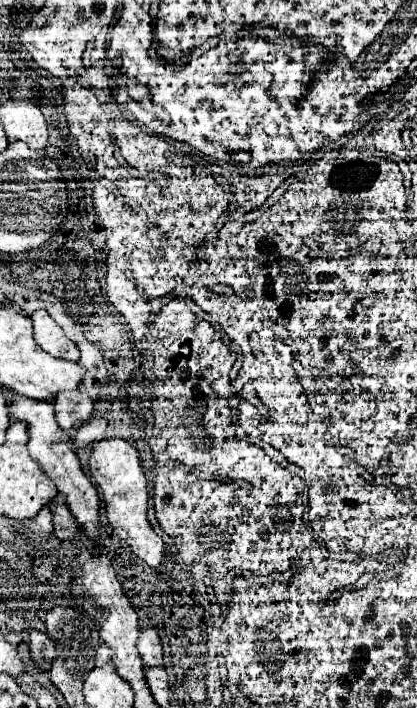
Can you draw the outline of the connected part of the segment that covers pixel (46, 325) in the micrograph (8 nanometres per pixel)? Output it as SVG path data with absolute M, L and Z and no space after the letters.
M45 310L33 312L31 320L35 330L35 340L45 352L73 362L79 360L79 348L63 334L63 330L55 324L55 320Z

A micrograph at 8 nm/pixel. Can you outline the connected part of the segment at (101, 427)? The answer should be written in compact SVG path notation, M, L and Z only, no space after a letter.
M93 418L93 420L85 422L85 424L77 430L73 442L75 442L77 448L87 448L87 446L91 446L93 442L101 440L101 438L105 436L105 430L107 430L107 422L105 422L103 418Z

